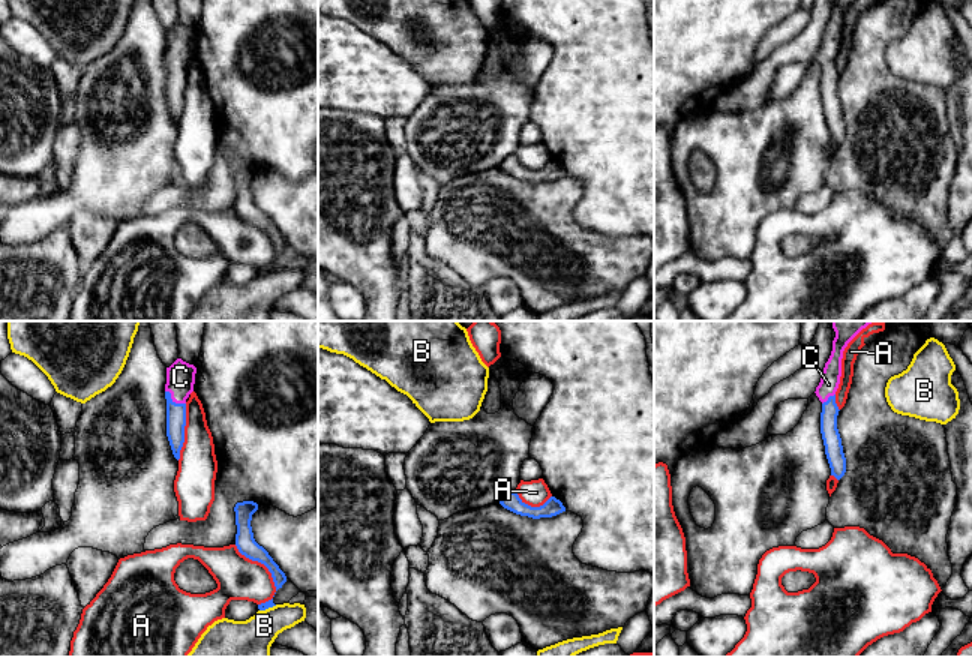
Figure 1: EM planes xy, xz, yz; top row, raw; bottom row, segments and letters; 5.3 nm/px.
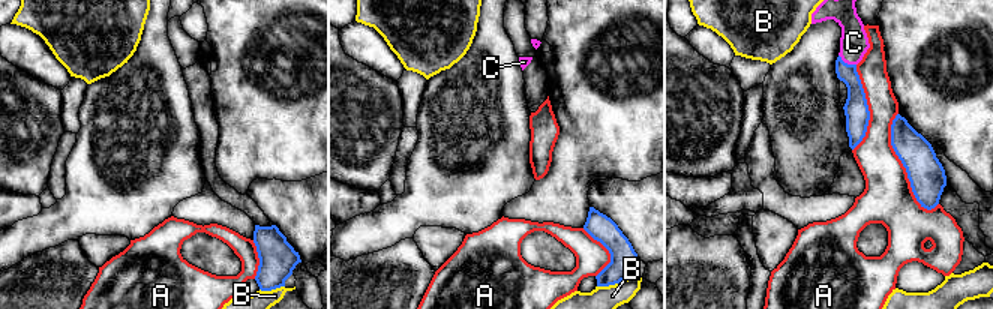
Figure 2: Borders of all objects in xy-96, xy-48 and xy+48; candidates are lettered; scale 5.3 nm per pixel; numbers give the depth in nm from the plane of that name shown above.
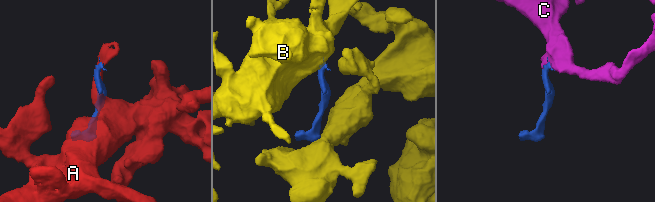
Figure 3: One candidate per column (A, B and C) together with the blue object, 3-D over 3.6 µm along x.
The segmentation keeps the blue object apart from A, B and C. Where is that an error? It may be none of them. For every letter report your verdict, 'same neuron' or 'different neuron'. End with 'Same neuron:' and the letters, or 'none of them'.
A: different neuron
B: different neuron
C: same neuron
Same neuron: C

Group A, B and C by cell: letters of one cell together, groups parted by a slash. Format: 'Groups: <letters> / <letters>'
Groups: A / B / C

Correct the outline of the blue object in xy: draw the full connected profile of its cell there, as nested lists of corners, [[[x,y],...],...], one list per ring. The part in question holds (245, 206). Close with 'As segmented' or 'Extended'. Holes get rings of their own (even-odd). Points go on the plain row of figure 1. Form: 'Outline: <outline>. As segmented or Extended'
Outline: [[[243,165],[236,168],[234,171],[237,189],[236,210],[242,219],[252,225],[258,225],[268,232],[278,255],[286,246],[286,240],[273,225],[268,216],[262,210],[260,210],[254,202],[250,184],[252,178],[256,174],[258,168],[254,165]]]. As segmented

